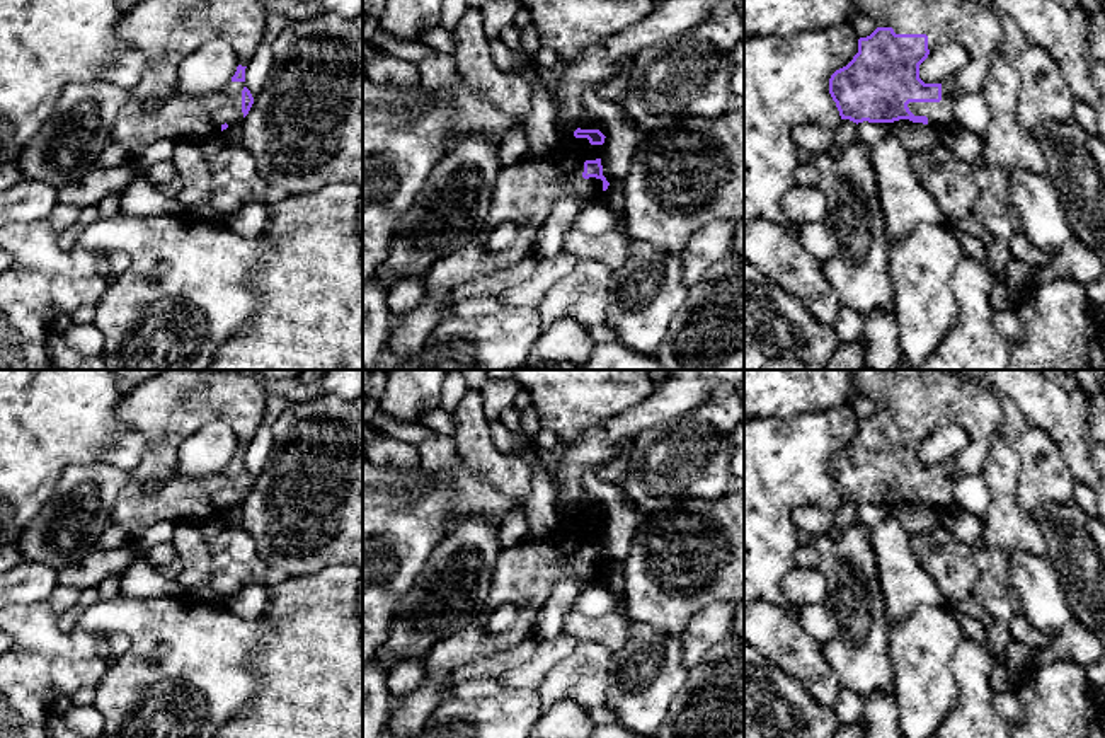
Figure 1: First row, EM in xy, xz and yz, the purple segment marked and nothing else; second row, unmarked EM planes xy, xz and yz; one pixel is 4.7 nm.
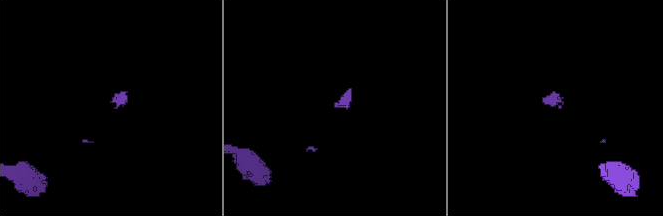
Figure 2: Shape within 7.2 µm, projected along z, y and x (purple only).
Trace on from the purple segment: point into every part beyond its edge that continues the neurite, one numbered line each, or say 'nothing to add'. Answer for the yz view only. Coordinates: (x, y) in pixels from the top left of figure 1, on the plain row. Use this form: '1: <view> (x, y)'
1: yz (944, 397)

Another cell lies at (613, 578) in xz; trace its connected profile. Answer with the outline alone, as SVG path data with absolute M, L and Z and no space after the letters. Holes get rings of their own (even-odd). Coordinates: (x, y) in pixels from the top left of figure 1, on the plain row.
M621 562L610 564L608 571L604 573L603 583L615 595L625 593L625 576Z

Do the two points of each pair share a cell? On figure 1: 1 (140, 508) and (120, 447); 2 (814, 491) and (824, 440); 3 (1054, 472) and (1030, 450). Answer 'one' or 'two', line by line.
1: two
2: one
3: one

